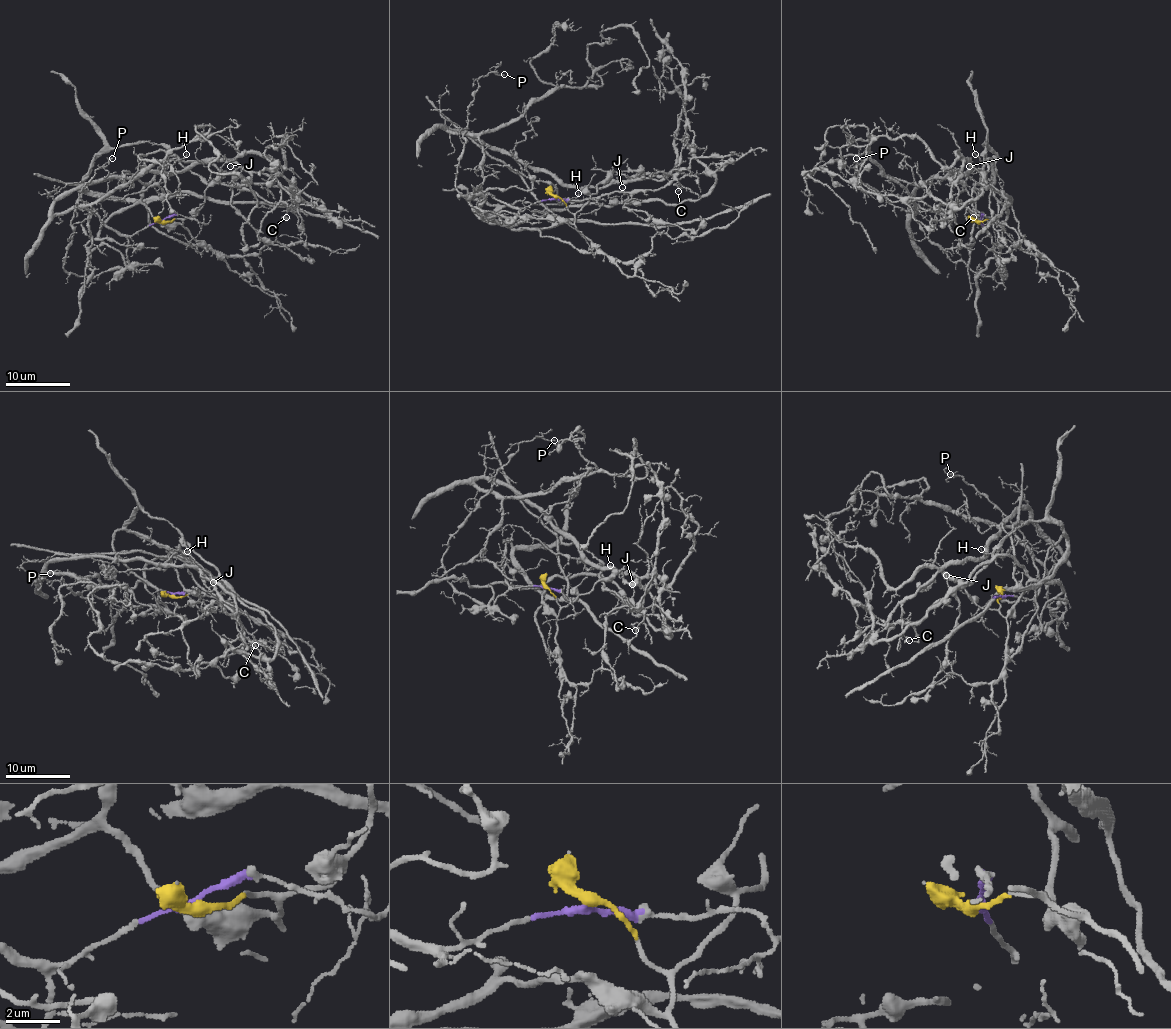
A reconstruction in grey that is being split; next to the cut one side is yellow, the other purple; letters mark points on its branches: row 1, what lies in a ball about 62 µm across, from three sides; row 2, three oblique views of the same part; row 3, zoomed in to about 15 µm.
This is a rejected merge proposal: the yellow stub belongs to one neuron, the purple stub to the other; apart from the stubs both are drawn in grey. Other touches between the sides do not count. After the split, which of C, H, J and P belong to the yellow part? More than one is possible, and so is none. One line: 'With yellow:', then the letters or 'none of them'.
With yellow: J

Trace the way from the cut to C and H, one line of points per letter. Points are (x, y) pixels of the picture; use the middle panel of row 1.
C: (555, 197), (511, 207), (480, 191), (471, 201), (493, 214), (517, 201), (574, 202), (676, 180), (677, 191)
H: (555, 197), (511, 207), (475, 191), (471, 206), (490, 214), (517, 201), (566, 204), (579, 193)

